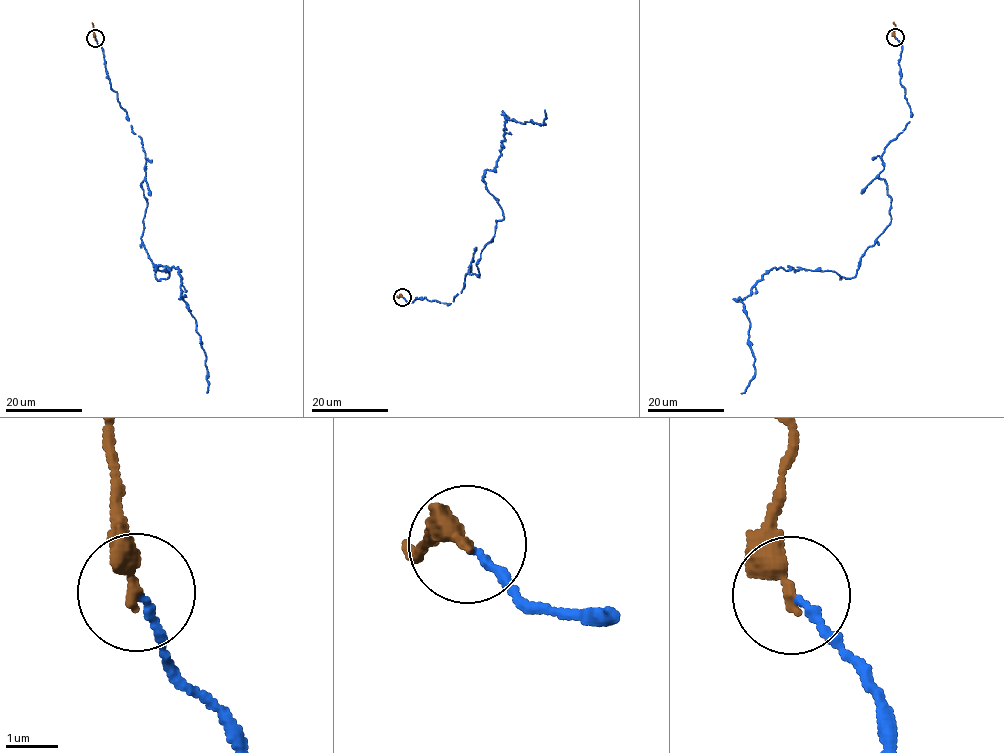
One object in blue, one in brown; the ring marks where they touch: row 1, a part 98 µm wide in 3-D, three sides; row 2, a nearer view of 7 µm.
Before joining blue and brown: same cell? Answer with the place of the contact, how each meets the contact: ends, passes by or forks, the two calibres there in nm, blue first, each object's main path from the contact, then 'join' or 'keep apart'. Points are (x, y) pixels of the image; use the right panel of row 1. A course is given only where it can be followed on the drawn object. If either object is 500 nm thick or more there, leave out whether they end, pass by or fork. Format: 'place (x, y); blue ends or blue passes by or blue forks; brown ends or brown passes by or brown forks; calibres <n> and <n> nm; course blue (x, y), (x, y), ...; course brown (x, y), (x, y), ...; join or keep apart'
place (895, 37); blue ends; brown ends; calibres 140 and 360 nm; course blue (895, 37), (911, 116), (881, 157), (890, 224), (852, 278), (764, 275), (742, 301), (754, 377), (741, 393); course brown (895, 37), (893, 22); join

